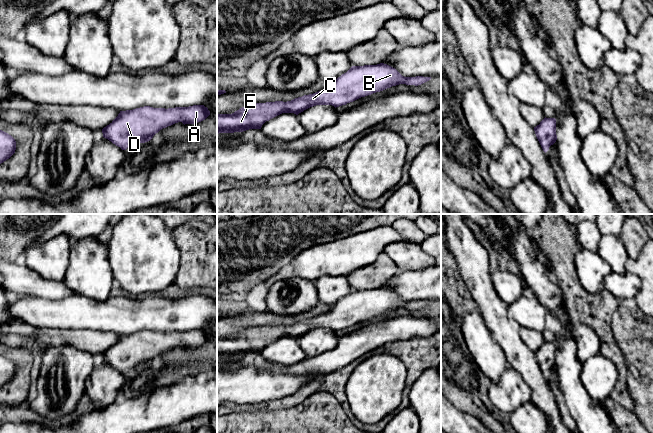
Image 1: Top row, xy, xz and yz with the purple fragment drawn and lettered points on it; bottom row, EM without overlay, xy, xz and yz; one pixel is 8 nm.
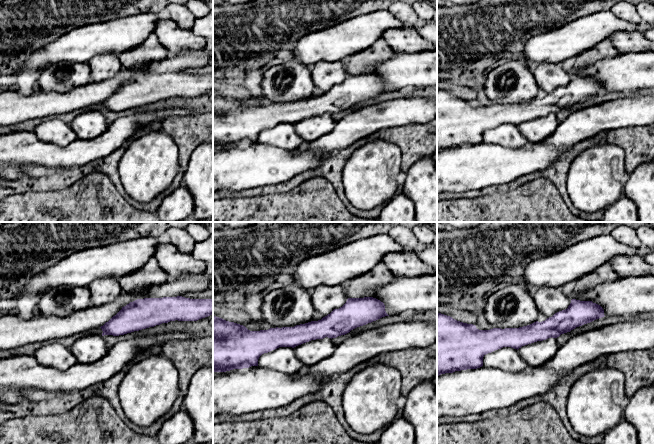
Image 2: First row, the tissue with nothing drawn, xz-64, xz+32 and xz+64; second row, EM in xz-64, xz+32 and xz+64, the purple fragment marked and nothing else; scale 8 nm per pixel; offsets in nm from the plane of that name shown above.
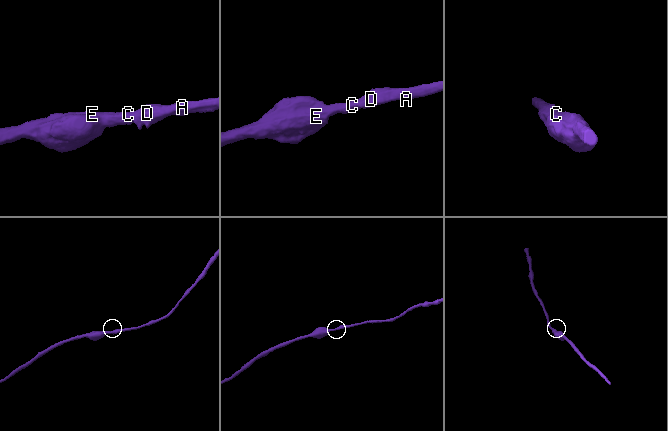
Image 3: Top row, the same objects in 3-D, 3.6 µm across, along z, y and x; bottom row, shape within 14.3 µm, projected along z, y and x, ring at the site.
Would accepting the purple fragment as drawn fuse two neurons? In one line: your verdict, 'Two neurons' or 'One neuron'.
One neuron

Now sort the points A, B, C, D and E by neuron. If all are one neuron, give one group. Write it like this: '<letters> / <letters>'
A B C D E

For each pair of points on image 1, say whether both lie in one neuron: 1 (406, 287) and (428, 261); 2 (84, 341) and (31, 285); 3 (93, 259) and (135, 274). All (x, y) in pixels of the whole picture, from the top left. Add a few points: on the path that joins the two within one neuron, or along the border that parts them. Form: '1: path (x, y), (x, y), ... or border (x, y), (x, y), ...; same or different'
1: border (430, 266), (405, 269), (398, 273); different
2: border (49, 329), (97, 329); different
3: border (106, 246), (112, 278), (115, 283); different

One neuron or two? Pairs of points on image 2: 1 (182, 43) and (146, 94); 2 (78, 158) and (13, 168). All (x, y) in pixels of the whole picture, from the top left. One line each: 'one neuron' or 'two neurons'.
1: two neurons
2: one neuron

